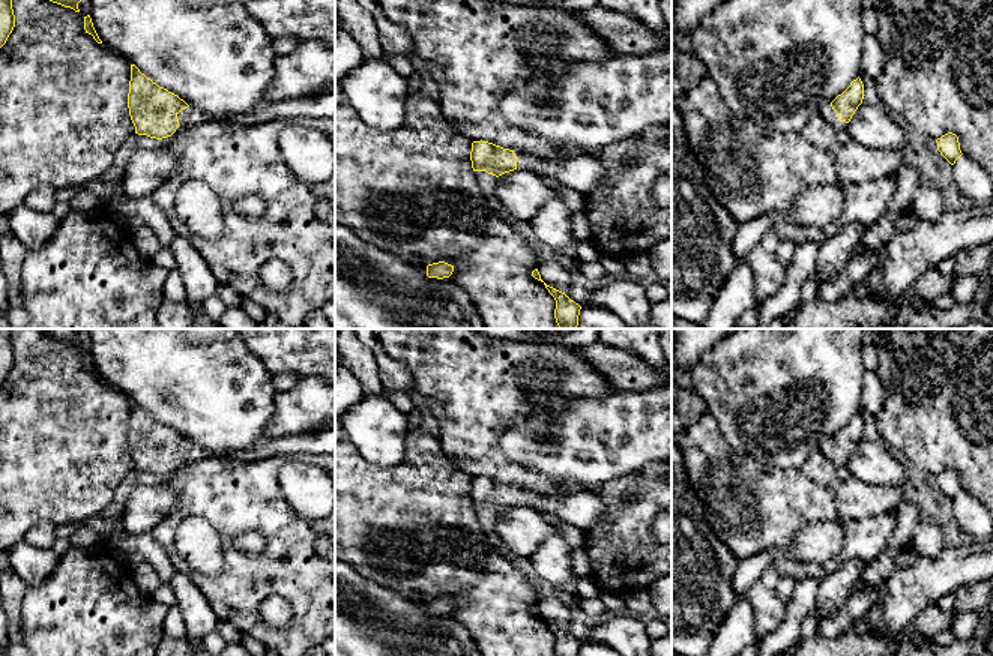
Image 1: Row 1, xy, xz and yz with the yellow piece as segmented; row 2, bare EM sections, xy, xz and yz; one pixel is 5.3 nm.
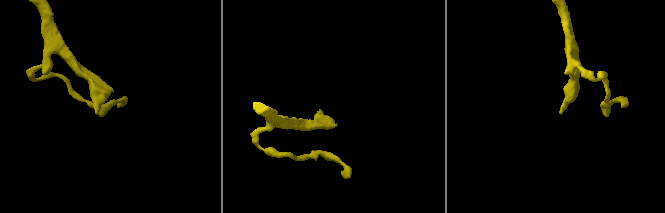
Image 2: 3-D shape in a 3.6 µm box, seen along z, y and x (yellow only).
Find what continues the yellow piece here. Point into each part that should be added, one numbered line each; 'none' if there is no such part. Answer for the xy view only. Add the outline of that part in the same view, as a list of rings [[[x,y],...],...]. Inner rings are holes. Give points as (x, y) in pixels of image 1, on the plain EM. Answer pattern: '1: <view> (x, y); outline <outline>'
1: xy (320, 442); outline [[[306,431],[297,434],[287,434],[281,437],[269,437],[255,443],[251,449],[218,455],[207,452],[197,443],[188,443],[177,450],[179,464],[197,462],[206,458],[233,458],[243,462],[261,461],[270,456],[285,456],[293,453],[314,453],[314,455],[335,455],[335,431]]]

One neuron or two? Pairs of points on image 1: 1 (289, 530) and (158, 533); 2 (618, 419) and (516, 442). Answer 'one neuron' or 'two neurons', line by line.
1: one neuron
2: one neuron

